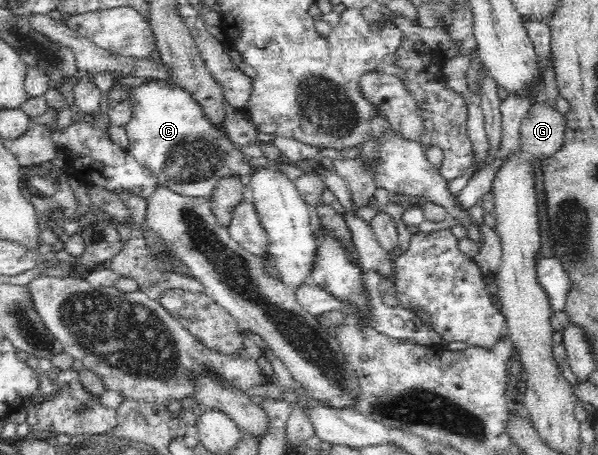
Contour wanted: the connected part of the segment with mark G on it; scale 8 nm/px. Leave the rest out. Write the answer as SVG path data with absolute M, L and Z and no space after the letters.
M538 102L523 117L519 127L520 147L540 160L561 148L565 119L559 110L546 102Z

